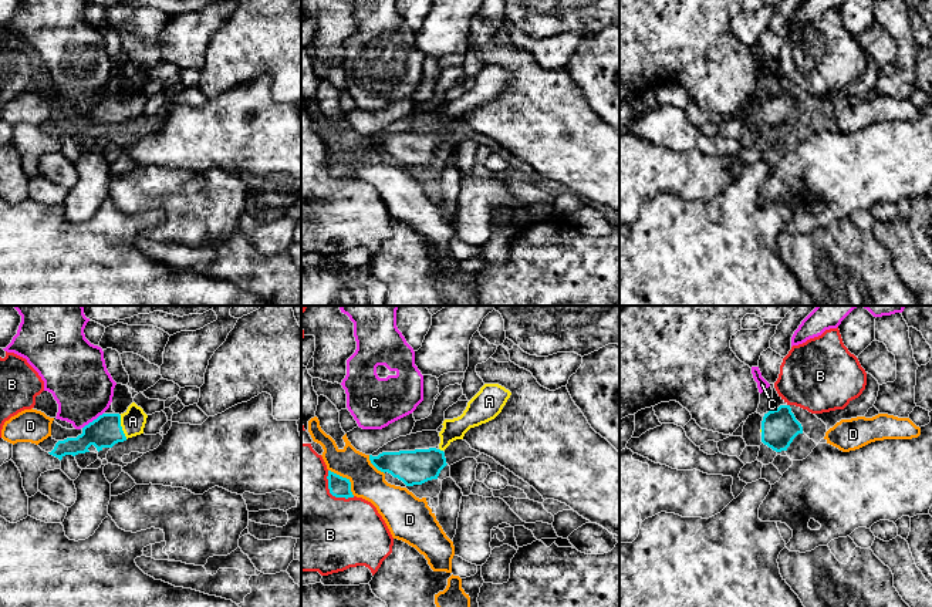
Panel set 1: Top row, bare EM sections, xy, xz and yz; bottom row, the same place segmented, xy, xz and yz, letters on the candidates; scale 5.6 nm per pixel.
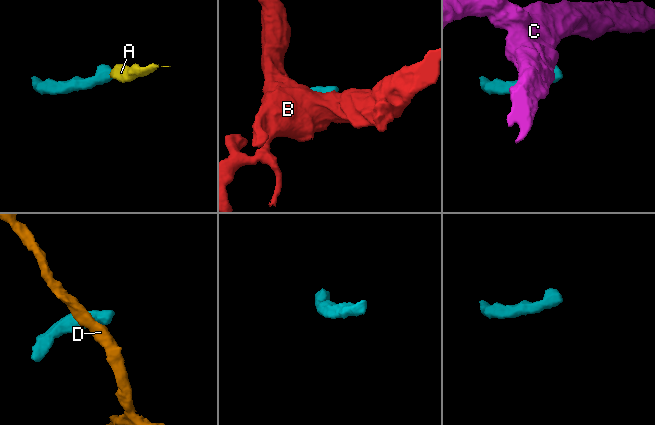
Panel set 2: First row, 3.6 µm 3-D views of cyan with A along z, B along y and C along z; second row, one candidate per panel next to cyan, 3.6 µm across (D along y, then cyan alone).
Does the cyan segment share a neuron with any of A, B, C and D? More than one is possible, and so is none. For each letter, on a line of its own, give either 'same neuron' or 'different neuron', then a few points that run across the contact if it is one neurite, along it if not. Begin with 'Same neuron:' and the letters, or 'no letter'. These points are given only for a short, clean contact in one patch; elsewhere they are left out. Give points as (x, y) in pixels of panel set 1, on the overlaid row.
Same neuron: A
A: same neuron; line xy (105, 431), (121, 427), (132, 421)
B: different neuron
C: different neuron; line xy (103, 412), (83, 428)
D: different neuron

